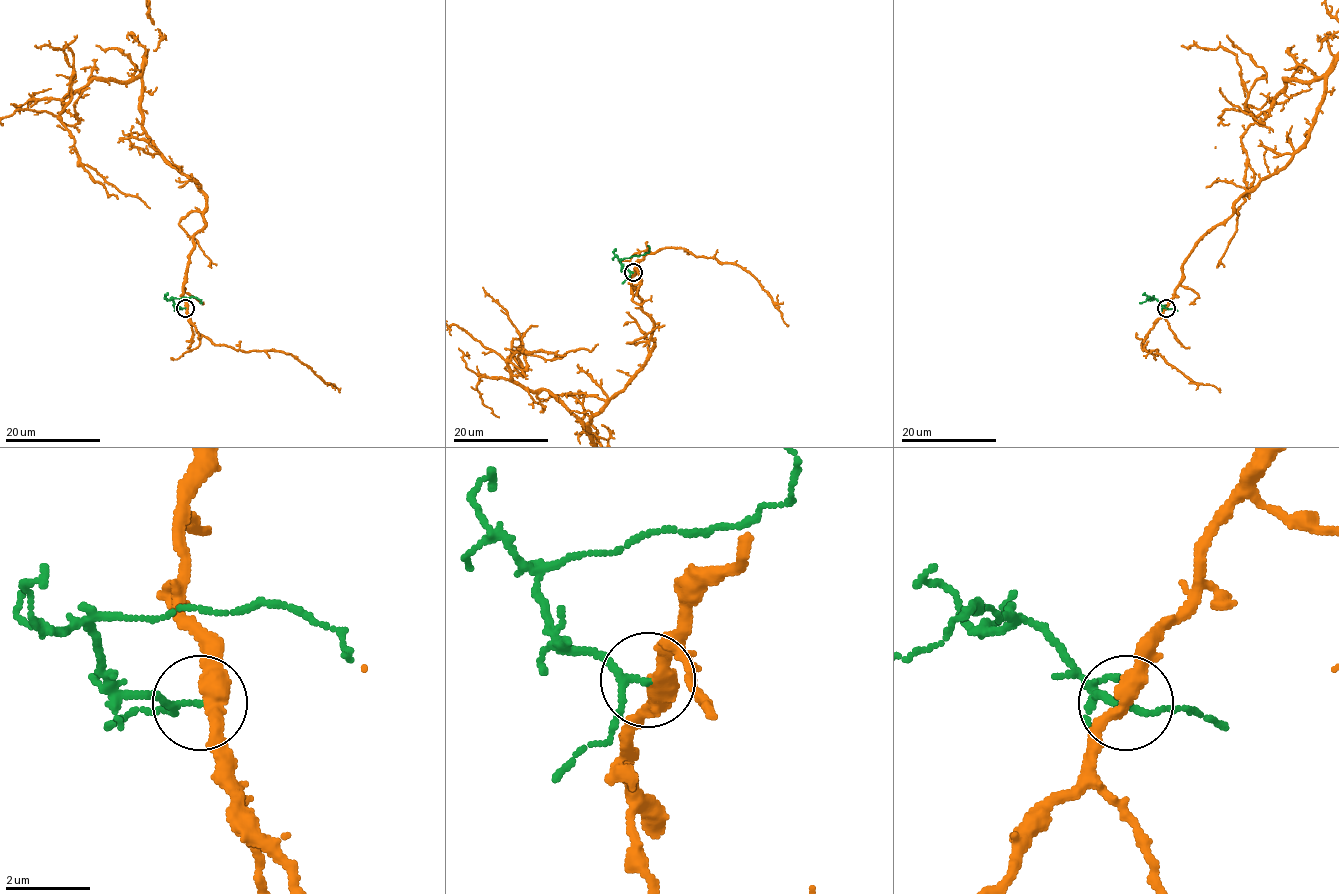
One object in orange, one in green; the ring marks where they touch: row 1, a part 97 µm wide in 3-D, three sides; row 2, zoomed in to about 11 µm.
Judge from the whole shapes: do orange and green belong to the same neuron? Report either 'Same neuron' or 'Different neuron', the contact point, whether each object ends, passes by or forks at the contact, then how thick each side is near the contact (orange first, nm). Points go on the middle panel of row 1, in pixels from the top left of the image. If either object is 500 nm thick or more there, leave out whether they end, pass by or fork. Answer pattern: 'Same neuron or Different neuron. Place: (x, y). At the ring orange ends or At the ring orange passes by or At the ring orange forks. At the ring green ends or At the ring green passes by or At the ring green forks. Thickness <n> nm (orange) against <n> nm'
Different neuron. Place: (633, 272). At the ring orange passes by. At the ring green passes by. Thickness 420 nm (orange) against 130 nm

